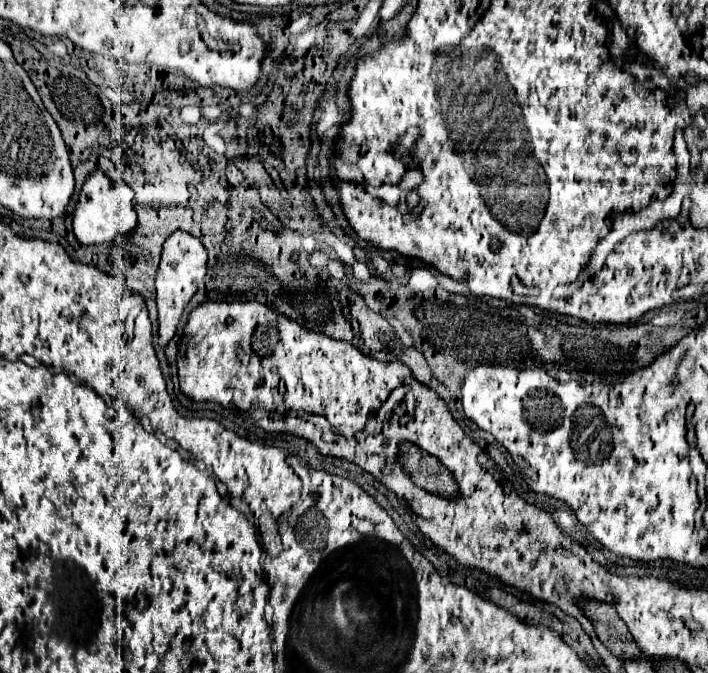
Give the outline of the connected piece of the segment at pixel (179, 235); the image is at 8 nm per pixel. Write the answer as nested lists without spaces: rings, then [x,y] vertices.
[[[178,229],[164,241],[160,265],[158,265],[158,273],[156,273],[156,305],[158,305],[158,321],[160,321],[160,341],[158,343],[162,347],[176,333],[176,327],[180,323],[180,317],[182,317],[186,305],[198,291],[198,283],[204,281],[206,261],[208,261],[208,253],[206,253],[202,241],[192,237],[190,233],[184,233]]]

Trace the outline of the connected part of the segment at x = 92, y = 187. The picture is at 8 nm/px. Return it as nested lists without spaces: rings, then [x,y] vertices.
[[[100,169],[88,173],[82,189],[78,191],[76,209],[72,213],[72,229],[82,245],[116,243],[122,233],[130,233],[136,227],[136,211],[132,205],[134,191],[124,181],[110,181]]]

